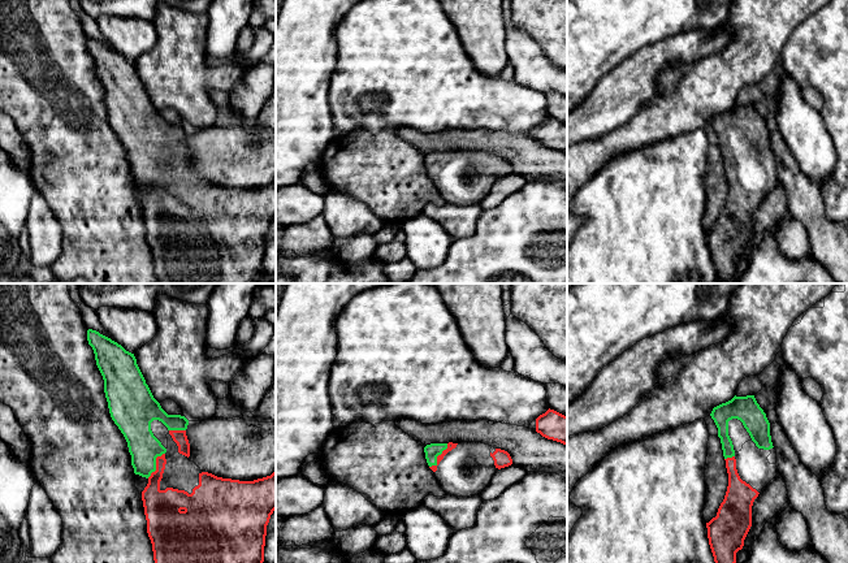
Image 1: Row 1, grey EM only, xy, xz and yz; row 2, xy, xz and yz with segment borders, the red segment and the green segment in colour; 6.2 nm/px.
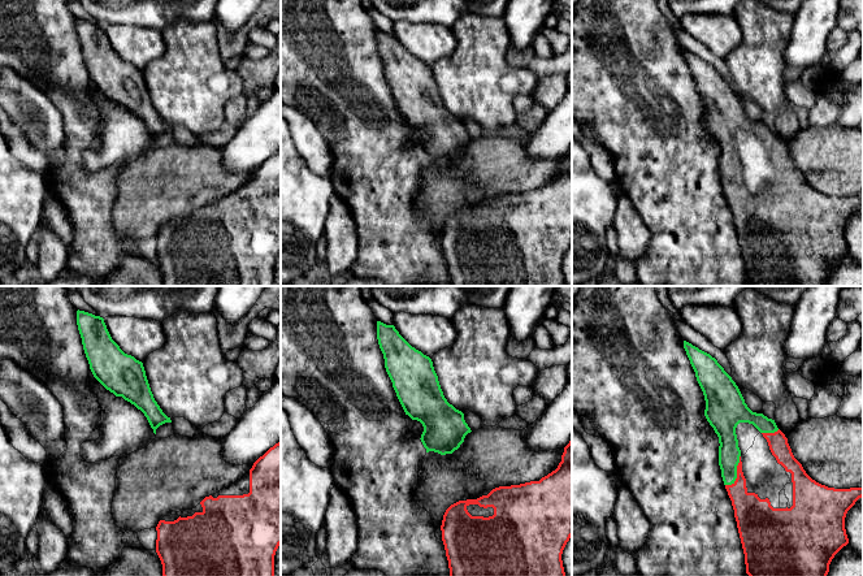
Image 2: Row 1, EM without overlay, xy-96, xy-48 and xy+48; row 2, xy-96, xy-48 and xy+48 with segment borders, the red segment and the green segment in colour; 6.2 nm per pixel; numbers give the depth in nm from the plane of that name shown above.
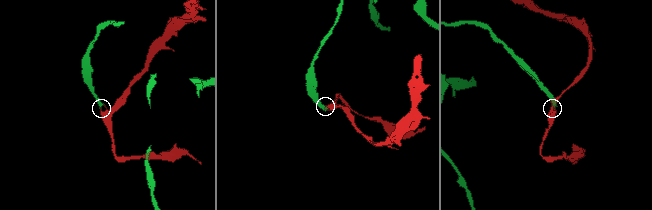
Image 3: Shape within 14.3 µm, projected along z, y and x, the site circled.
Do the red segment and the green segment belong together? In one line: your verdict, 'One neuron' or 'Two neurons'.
One neuron

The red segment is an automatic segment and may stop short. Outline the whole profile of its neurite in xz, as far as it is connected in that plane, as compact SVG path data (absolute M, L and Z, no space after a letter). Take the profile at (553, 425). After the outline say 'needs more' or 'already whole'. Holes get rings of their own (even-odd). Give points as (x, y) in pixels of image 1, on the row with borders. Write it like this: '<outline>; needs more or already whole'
M549 408L536 419L536 432L548 439L567 445L567 416Z; already whole

